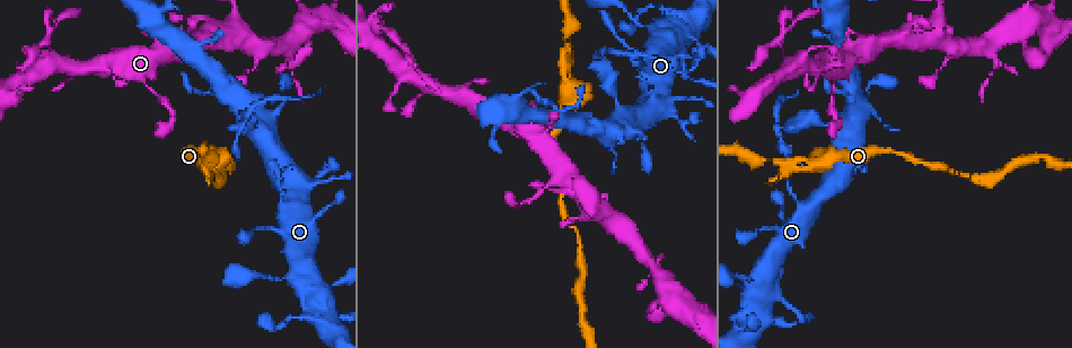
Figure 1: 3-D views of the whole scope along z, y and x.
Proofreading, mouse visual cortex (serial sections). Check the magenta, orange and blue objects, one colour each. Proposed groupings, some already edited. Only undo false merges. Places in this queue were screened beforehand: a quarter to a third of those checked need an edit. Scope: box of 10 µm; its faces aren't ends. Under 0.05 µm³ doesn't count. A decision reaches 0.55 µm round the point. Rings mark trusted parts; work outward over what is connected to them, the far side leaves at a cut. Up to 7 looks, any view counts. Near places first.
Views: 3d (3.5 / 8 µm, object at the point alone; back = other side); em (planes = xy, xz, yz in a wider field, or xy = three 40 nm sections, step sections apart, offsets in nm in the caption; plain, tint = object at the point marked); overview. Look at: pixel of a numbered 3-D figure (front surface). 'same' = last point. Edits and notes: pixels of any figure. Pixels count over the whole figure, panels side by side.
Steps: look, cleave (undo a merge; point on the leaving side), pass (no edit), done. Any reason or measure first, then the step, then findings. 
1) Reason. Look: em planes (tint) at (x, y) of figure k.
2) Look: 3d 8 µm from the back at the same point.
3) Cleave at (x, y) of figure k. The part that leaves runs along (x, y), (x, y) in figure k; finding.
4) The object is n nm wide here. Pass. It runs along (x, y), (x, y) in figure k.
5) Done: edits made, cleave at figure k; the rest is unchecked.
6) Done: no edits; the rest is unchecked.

Sharp bend. Look: 3d 3.5 µm at (781, 130) of figure 1.

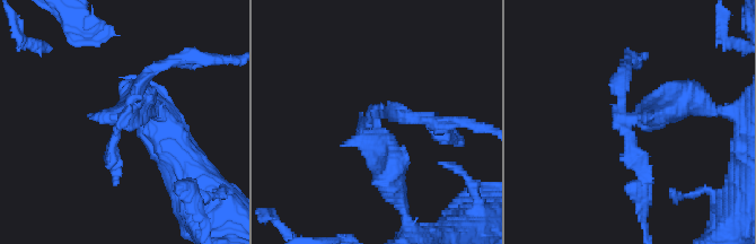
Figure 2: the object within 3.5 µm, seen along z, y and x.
Look: em planes (tint) at (377, 119) of figure 2.

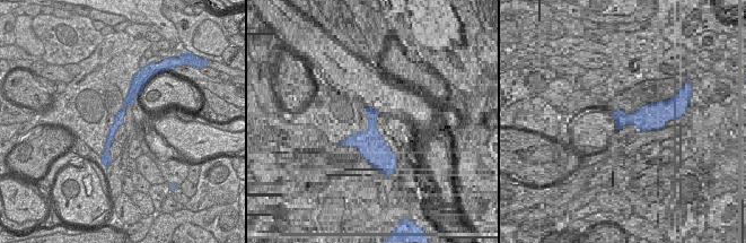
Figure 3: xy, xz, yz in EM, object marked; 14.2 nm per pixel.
Pass. It runs along (694, 99), (624, 118), (624, 61) in figure 2; all the same cell.

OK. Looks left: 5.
Calibre changes. Look: 3d 8 µm from the back at (39, 44) of figure 1.

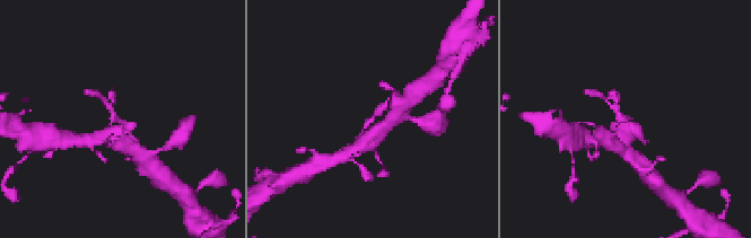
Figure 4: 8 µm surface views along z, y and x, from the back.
Closer look. Look: 3d 3.5 µm at the same point.

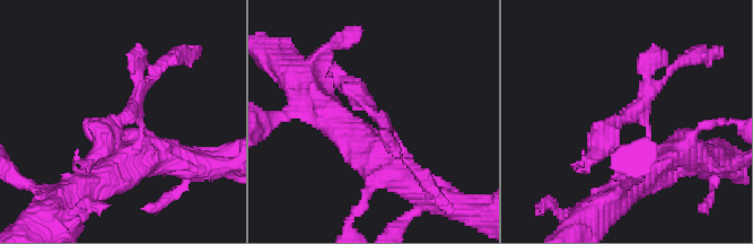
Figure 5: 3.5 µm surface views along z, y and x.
Look: em xy step 5 (tint) at (120, 118) of figure 5.

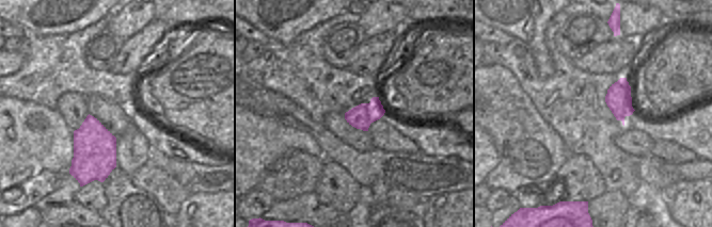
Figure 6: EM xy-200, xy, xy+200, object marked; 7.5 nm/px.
Pass. It runs along (383, 158), (393, 134), (331, 73) in figure 5; all the same cell.

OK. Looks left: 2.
Sharp bend. Look: 3d 3.5 µm at (774, 291) of figure 1.

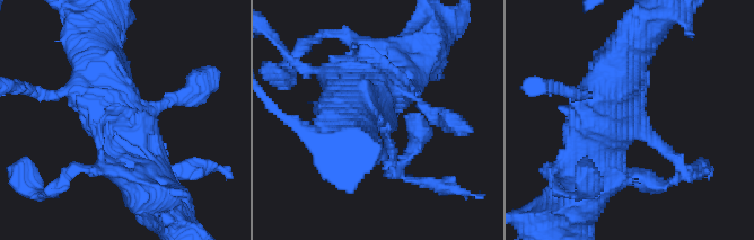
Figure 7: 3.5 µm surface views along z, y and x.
Need the tissue. Look: em xy step 5 (tint) at (626, 119) of figure 7.

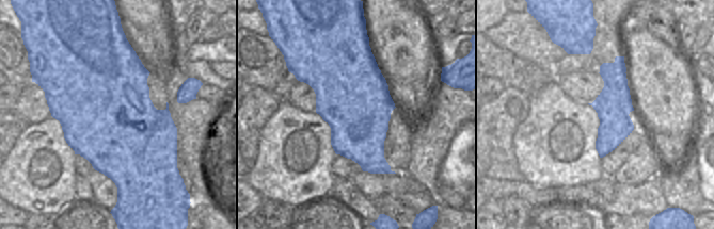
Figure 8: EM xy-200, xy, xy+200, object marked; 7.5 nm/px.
Pass. It runs along (95, 52), (143, 180) in figure 7; all the same cell.

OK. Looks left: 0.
Done: no edits; the rest is unchecked.

